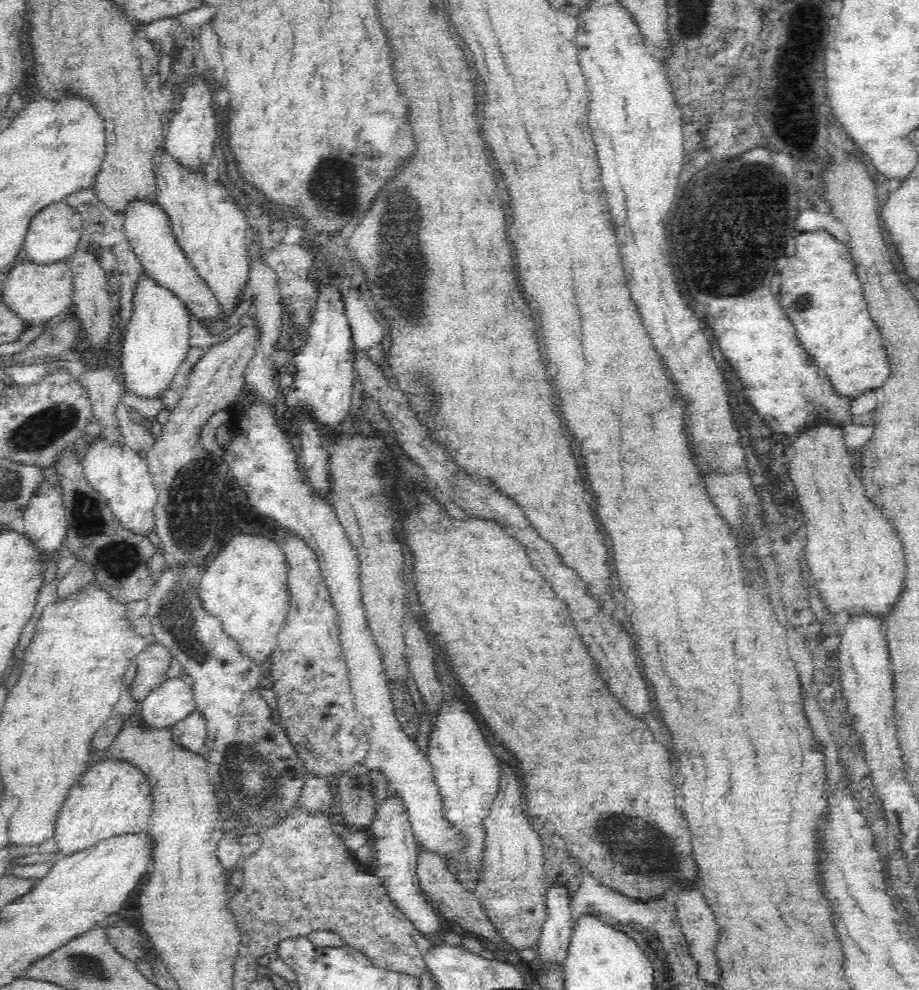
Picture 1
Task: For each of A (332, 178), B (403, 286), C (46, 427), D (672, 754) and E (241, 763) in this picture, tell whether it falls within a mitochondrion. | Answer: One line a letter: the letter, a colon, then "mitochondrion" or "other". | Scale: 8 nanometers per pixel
A: mitochondrion
B: mitochondrion
C: mitochondrion
D: other
E: mitochondrion

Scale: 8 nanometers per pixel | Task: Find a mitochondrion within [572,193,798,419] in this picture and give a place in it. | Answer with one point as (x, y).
(751, 278)

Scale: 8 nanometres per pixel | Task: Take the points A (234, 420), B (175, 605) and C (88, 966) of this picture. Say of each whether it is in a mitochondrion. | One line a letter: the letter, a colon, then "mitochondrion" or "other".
A: other
B: mitochondrion
C: mitochondrion

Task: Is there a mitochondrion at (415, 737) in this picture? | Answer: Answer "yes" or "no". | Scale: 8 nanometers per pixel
no

